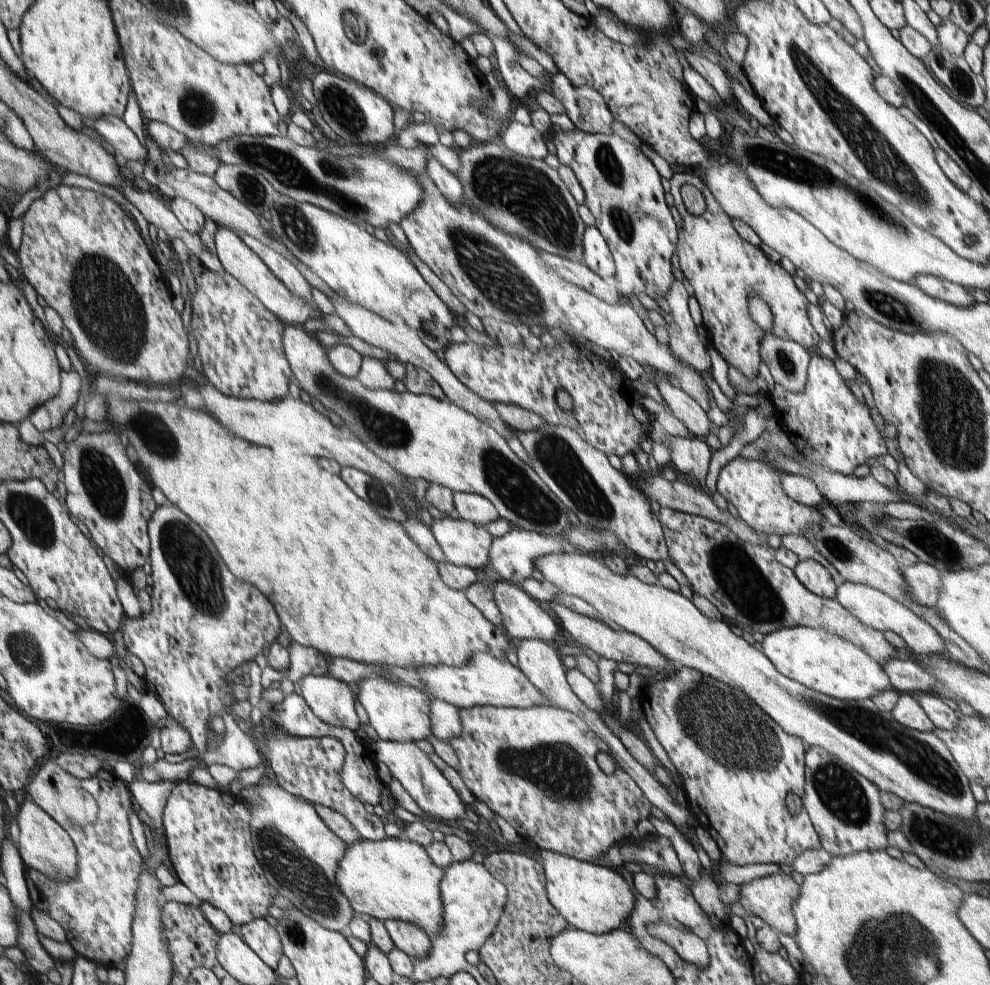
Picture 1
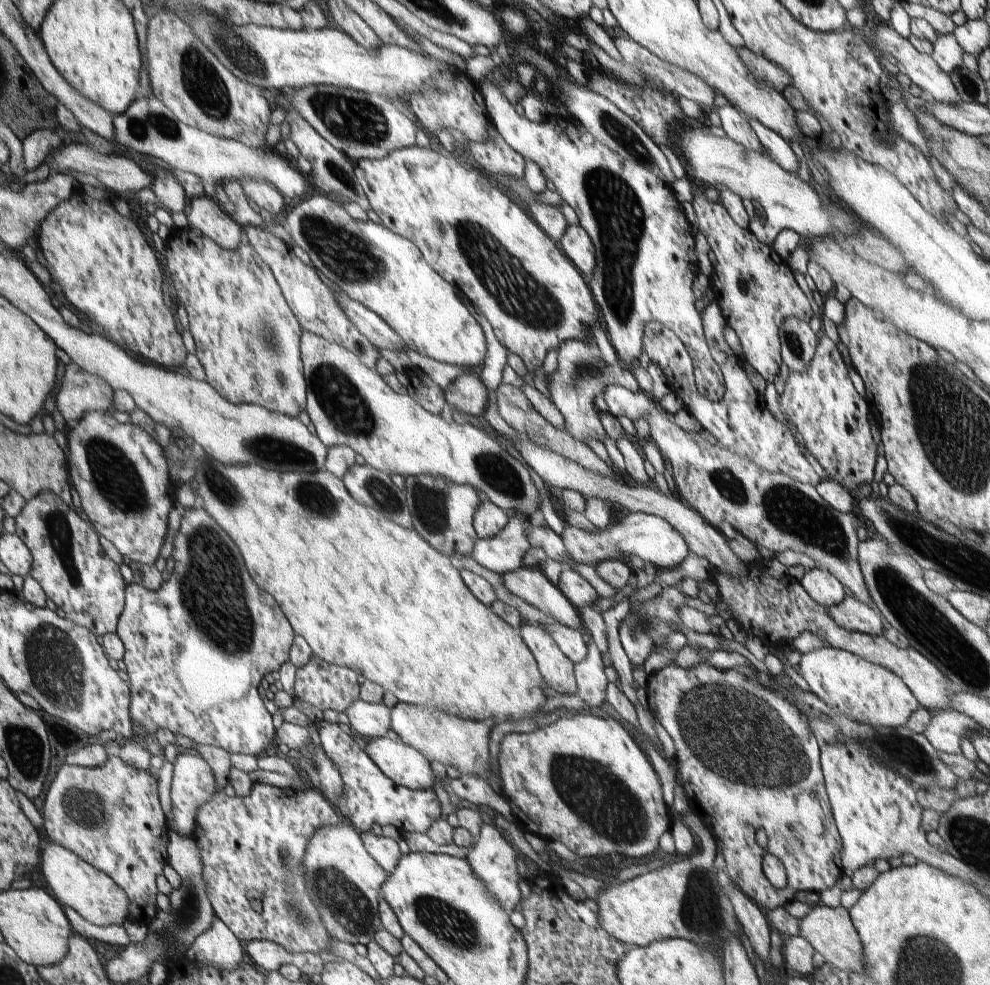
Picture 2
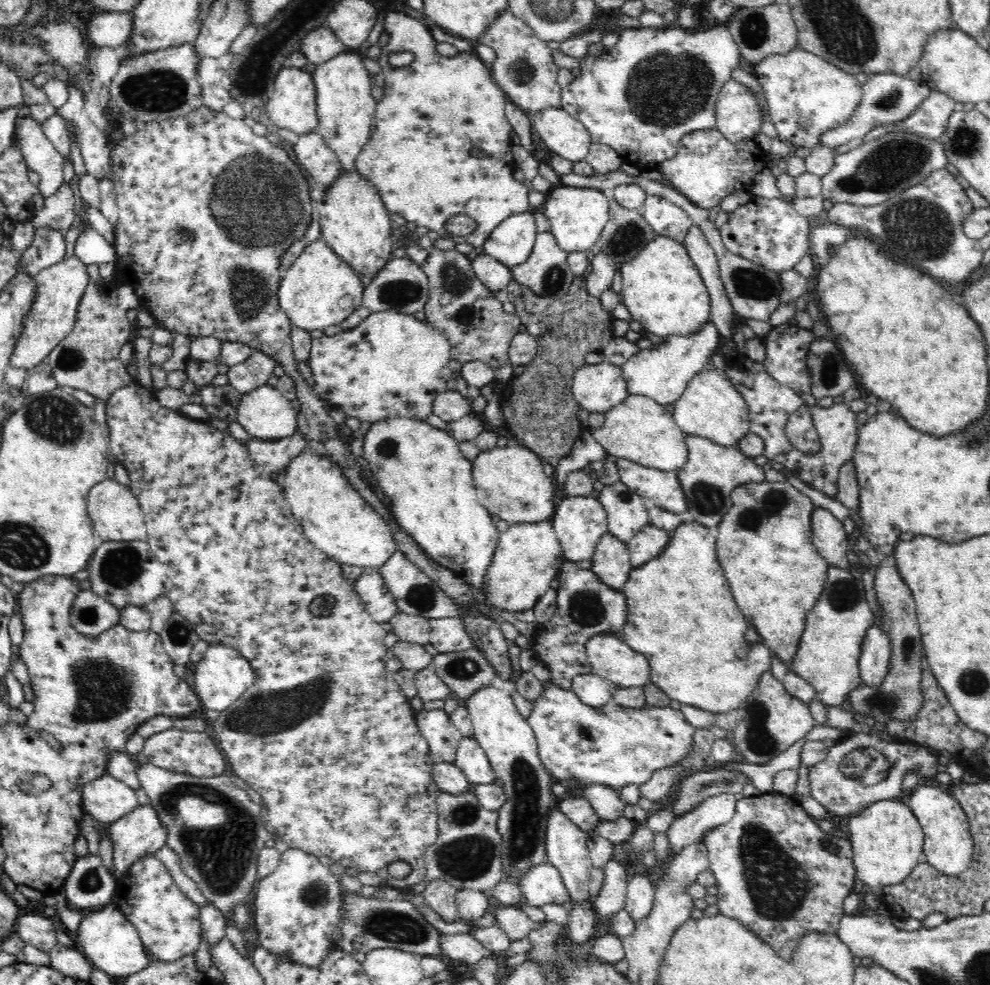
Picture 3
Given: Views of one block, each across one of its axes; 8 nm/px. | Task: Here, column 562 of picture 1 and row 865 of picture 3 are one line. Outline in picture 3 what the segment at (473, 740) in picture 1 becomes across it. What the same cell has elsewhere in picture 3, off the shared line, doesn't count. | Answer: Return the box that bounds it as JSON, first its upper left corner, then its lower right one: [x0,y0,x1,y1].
[702,794,856,962]

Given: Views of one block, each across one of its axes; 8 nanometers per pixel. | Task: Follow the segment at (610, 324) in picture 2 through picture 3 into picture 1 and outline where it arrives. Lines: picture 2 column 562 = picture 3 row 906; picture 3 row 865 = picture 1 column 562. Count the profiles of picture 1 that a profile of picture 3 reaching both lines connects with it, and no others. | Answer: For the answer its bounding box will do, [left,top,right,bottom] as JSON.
[547,130,677,298]

